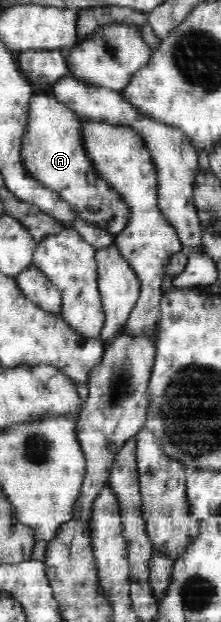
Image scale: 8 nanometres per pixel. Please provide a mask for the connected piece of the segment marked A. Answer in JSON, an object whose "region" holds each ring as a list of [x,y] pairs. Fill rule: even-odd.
{"region":[[[47,93],[35,94],[28,102],[28,117],[21,135],[20,154],[24,168],[43,186],[59,193],[88,223],[118,235],[127,226],[129,208],[92,168],[84,148],[81,120],[71,109]]]}

